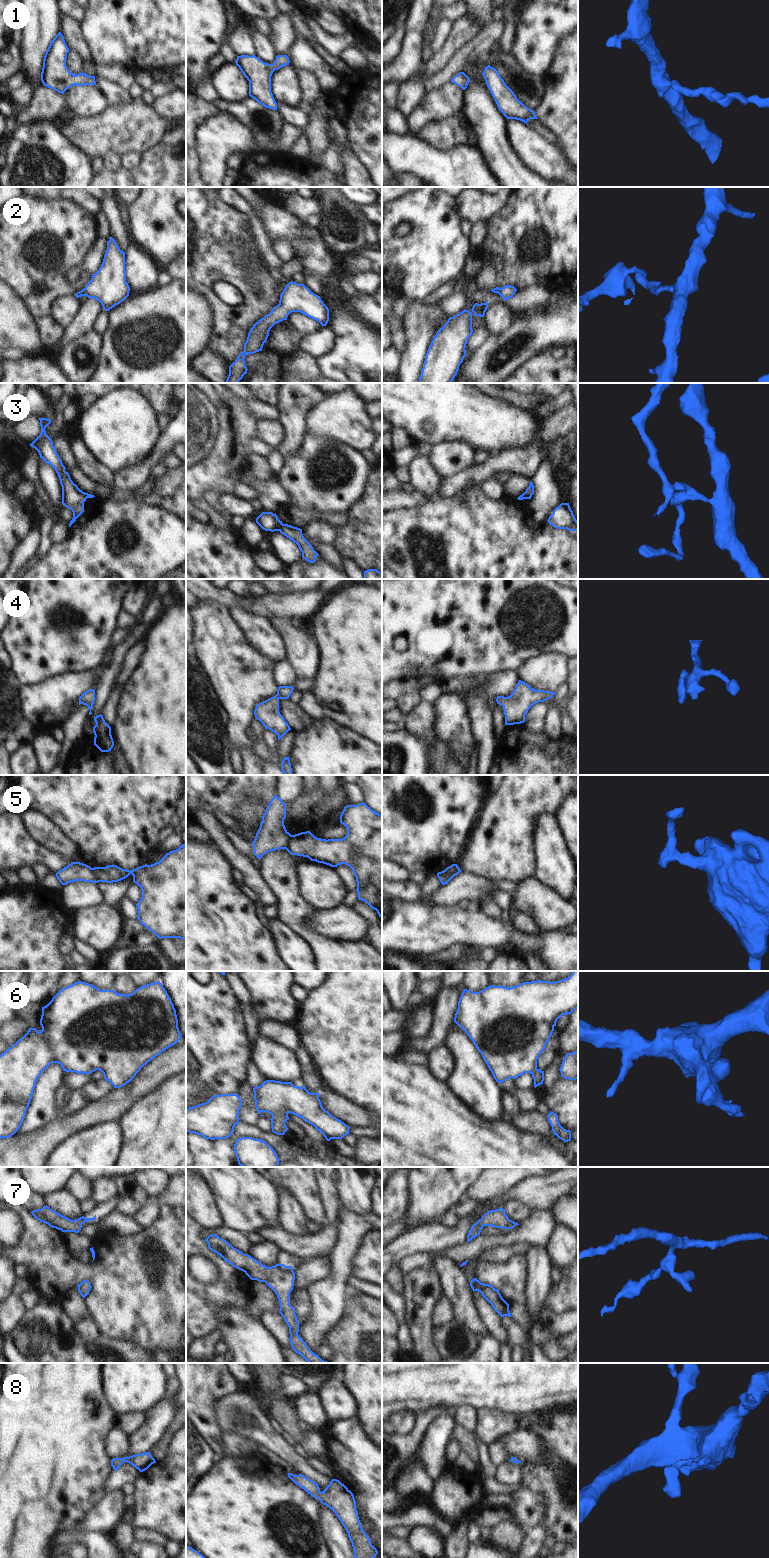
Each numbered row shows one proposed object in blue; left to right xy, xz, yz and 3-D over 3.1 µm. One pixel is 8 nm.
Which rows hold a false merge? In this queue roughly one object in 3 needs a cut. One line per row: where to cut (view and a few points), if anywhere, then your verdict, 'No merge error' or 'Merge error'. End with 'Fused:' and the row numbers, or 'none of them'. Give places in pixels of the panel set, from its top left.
1: No split. No merge error
2: No split. No merge error
3: Split along xz (282, 523), (277, 530). Merge error
4: No split. No merge error
5: Split along xy (91, 868), (98, 881). Merge error
6: No split. No merge error
7: No split. No merge error
8: No split. No merge error
Fused: 3, 5.

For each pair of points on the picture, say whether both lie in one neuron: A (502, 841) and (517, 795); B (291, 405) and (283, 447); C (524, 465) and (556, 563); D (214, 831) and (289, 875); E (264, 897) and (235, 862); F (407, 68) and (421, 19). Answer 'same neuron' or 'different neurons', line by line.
A: same neuron
B: same neuron
C: different neurons
D: different neurons
E: same neuron
F: same neuron

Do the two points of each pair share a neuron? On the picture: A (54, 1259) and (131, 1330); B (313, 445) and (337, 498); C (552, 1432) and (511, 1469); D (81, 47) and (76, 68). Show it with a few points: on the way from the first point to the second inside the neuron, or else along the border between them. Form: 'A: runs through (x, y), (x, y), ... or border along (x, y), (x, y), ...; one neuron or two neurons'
A: runs through (77, 1268), (81, 1272), (88, 1272), (123, 1307); one neuron
B: runs through (311, 461), (308, 477), (321, 490); one neuron
C: border along (520, 1463), (523, 1474), (522, 1481); two neurons
D: border along (69, 49), (77, 55), (83, 64); two neurons

